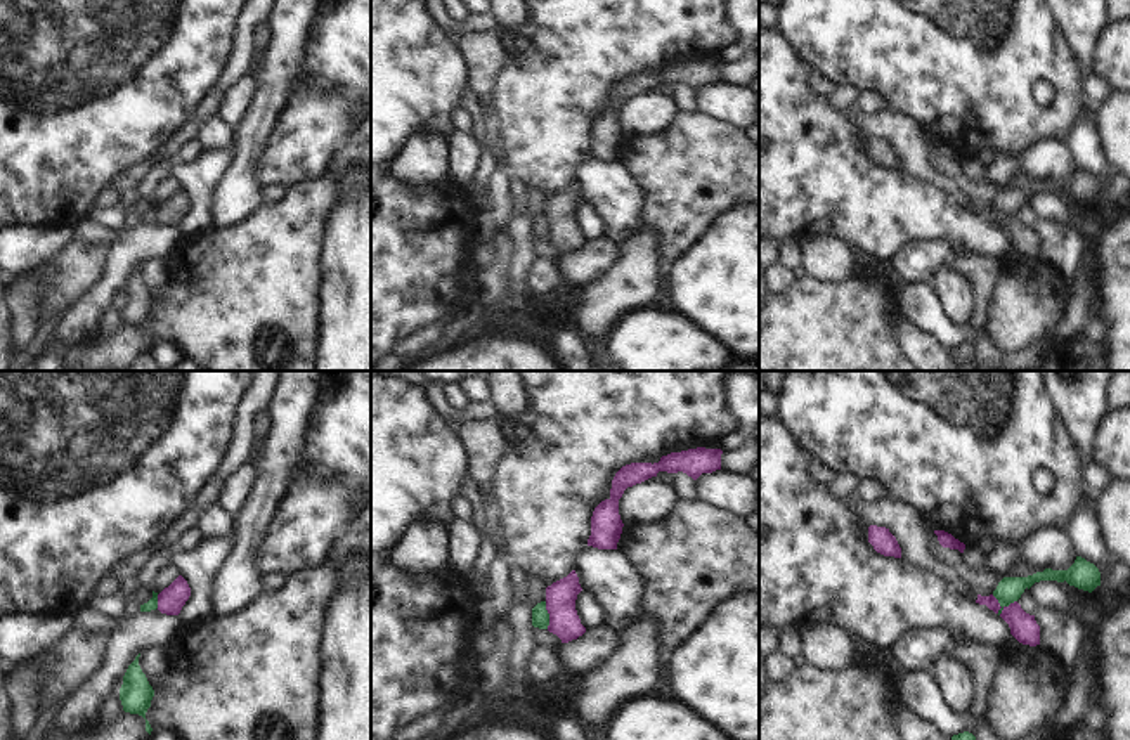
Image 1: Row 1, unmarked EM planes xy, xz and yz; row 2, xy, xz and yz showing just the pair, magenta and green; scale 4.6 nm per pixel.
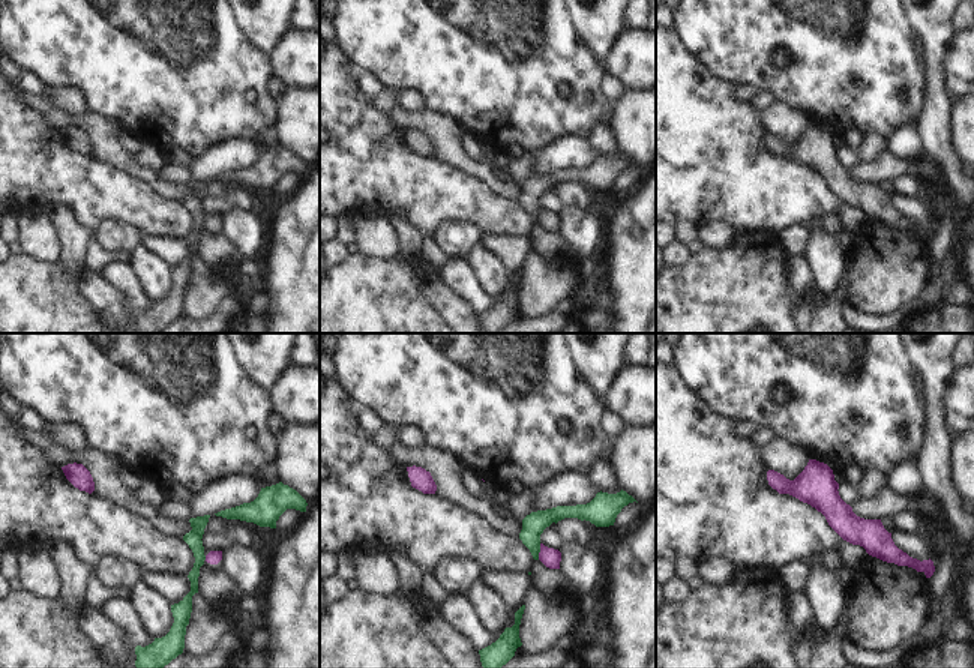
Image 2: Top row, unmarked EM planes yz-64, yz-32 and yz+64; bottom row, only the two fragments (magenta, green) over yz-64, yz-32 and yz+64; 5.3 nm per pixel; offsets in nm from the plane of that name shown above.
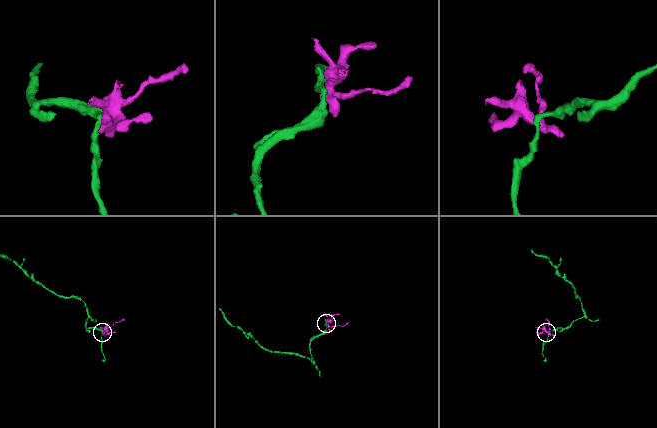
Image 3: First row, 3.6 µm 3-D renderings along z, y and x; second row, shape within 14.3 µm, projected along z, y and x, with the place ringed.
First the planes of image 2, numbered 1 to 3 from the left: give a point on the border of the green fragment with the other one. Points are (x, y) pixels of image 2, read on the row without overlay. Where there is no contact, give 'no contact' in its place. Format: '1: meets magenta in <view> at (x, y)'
1: meets magenta in yz-64 at (206, 221)
2: meets magenta in yz-32 at (541, 215)
3: no contact

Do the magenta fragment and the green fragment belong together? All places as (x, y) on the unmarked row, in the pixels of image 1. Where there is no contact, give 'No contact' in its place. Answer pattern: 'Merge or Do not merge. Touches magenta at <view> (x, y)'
Do not merge. Touches magenta at yz (1004, 219)

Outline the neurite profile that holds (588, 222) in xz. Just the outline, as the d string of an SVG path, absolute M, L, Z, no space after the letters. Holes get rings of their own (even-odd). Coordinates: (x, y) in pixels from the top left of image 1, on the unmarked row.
M581 203L575 211L575 222L581 236L586 241L593 241L605 234L605 225L600 217L586 203Z

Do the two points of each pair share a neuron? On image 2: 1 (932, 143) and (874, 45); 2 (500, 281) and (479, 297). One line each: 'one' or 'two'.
1: two
2: two

